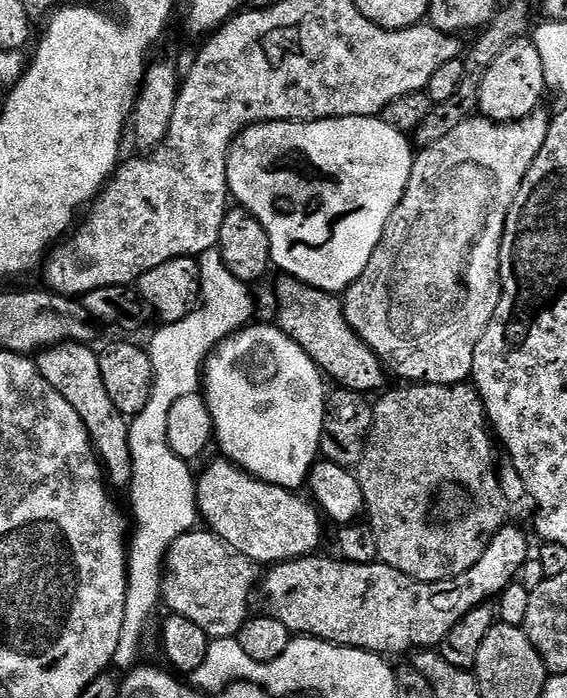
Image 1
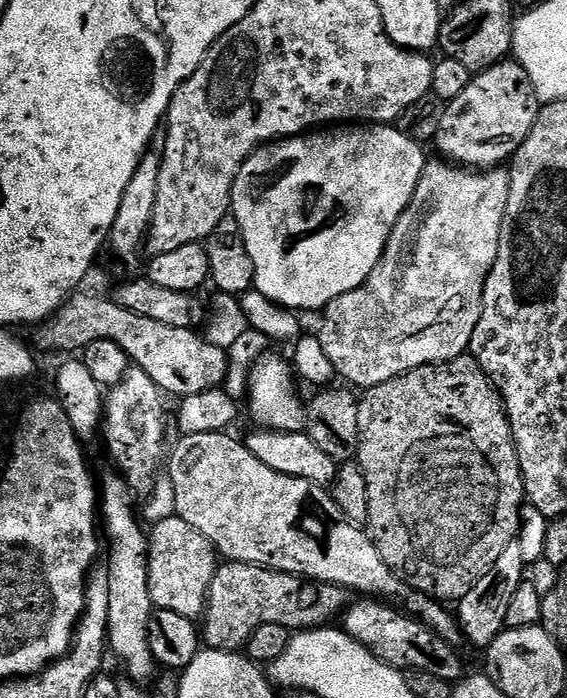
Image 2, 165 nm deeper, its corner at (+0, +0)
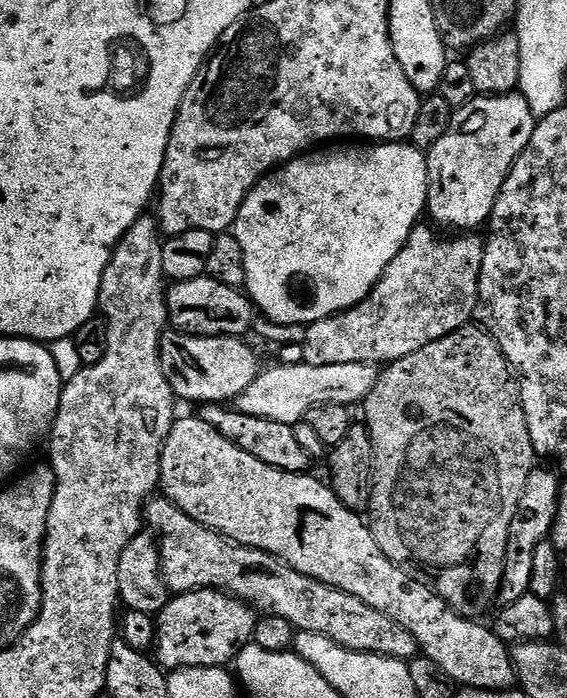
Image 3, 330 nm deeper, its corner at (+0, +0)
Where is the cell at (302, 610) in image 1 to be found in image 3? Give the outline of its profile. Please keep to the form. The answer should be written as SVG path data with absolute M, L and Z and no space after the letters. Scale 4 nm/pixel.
M217 588L173 595L156 617L154 659L161 668L222 668L231 665L247 644L253 643L257 613L251 604Z

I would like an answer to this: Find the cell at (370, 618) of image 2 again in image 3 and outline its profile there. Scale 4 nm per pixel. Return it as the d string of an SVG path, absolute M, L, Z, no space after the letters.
M163 498L149 500L146 505L146 520L151 531L158 537L160 572L173 593L217 588L220 592L227 592L236 599L243 600L245 604L251 604L257 613L286 618L286 622L293 624L299 631L322 634L335 644L355 652L373 652L379 656L389 656L405 662L411 662L421 655L414 634L410 634L406 626L398 626L394 618L374 610L374 606L366 606L362 598L354 598L354 594L346 594L342 590L330 587L329 584L303 576L298 570L294 570L289 564L283 564L269 552L257 548L241 548L233 544L225 536L219 536L214 530L194 522L190 514L182 514L182 510L178 510L178 506L174 506L169 500Z

